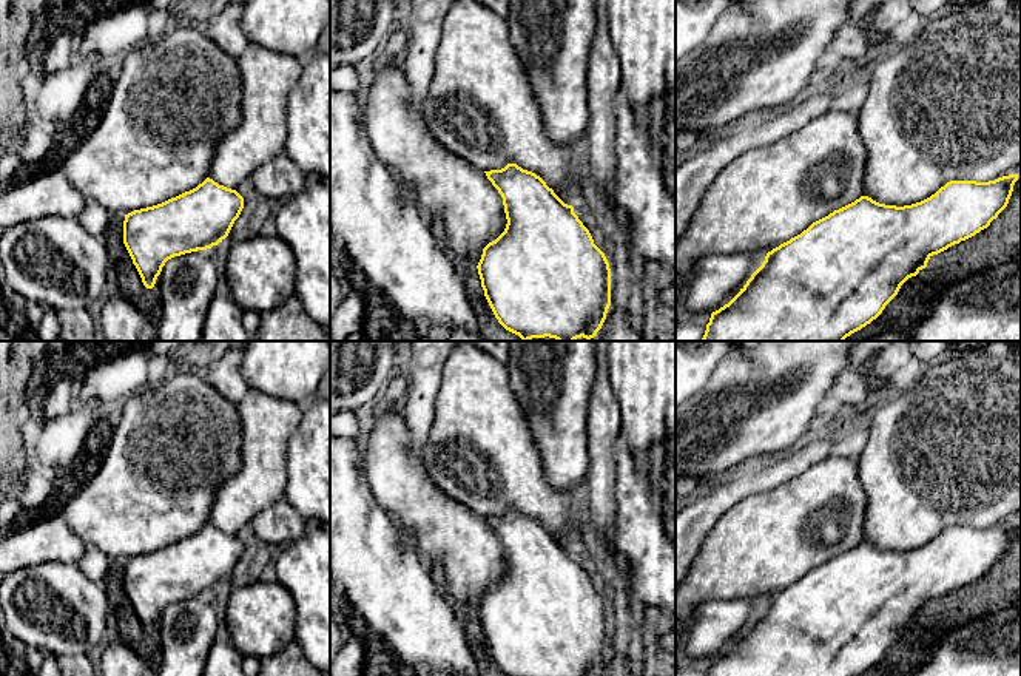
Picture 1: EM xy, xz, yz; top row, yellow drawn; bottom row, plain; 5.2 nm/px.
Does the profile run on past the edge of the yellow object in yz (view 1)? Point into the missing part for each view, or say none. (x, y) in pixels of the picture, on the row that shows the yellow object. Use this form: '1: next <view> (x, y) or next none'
1: next none

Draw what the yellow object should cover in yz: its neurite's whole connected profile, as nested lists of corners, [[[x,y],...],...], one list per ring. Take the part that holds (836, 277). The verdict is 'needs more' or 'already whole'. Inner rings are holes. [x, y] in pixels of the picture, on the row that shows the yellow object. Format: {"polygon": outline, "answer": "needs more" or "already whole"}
{"polygon": [[[1009,174],[989,182],[950,181],[930,198],[904,207],[861,196],[768,252],[740,292],[711,313],[702,341],[844,341],[876,319],[901,286],[925,269],[933,255],[987,228],[1007,207],[1018,177]]], "answer": "already whole"}

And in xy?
{"polygon": [[[207,177],[196,188],[162,204],[125,215],[123,244],[136,265],[142,282],[153,289],[165,262],[174,256],[207,250],[222,242],[244,208],[244,198],[231,188]]], "answer": "already whole"}

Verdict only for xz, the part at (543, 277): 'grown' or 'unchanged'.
unchanged

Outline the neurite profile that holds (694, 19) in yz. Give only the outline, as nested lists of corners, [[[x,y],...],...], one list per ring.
[[[676,0],[676,62],[706,42],[731,0]]]

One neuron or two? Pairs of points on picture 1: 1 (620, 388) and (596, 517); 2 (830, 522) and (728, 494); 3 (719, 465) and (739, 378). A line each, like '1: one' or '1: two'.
1: one
2: two
3: one

